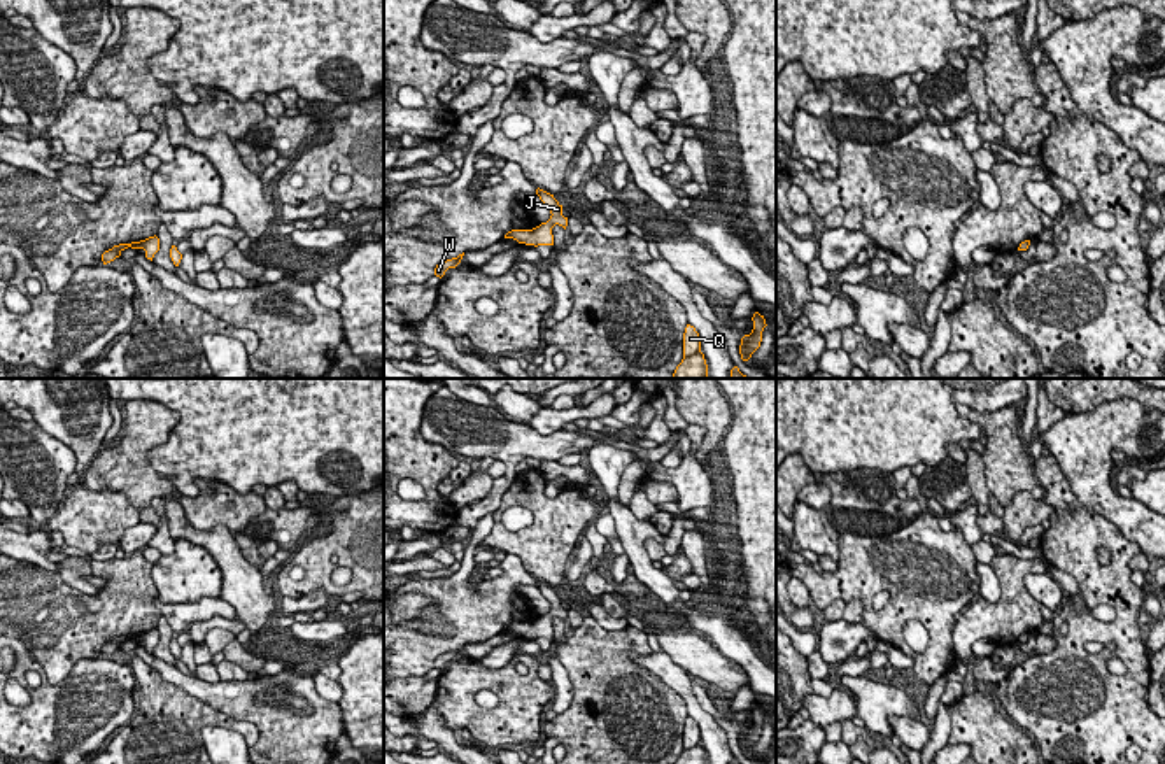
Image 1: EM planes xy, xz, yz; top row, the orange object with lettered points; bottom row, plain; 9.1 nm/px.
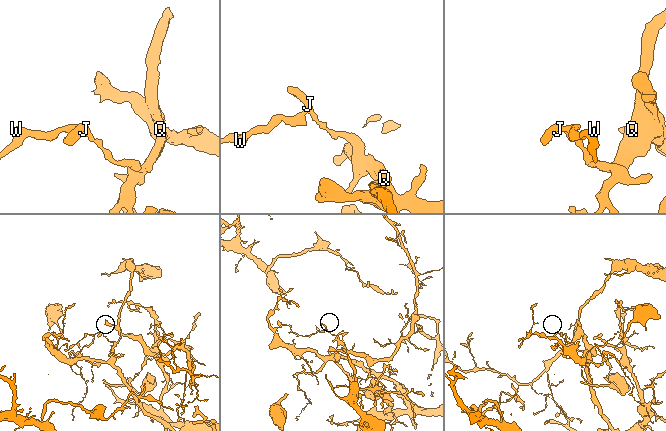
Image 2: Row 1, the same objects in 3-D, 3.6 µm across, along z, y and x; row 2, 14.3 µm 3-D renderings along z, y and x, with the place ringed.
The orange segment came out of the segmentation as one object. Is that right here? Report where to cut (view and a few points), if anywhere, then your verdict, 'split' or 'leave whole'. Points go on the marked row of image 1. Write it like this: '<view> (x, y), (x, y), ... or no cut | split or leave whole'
xy (120, 244), (123, 249) | split

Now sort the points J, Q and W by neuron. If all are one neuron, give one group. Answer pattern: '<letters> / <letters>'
J Q / W

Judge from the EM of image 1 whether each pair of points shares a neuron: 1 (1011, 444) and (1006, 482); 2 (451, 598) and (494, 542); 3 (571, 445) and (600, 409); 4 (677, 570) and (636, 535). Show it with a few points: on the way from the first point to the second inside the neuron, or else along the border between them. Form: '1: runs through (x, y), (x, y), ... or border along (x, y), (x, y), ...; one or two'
1: runs through (1008, 452), (1008, 473); one
2: border along (493, 514), (493, 528), (480, 545); two
3: border along (528, 424), (543, 435), (561, 431); two
4: border along (661, 570), (675, 582); two

